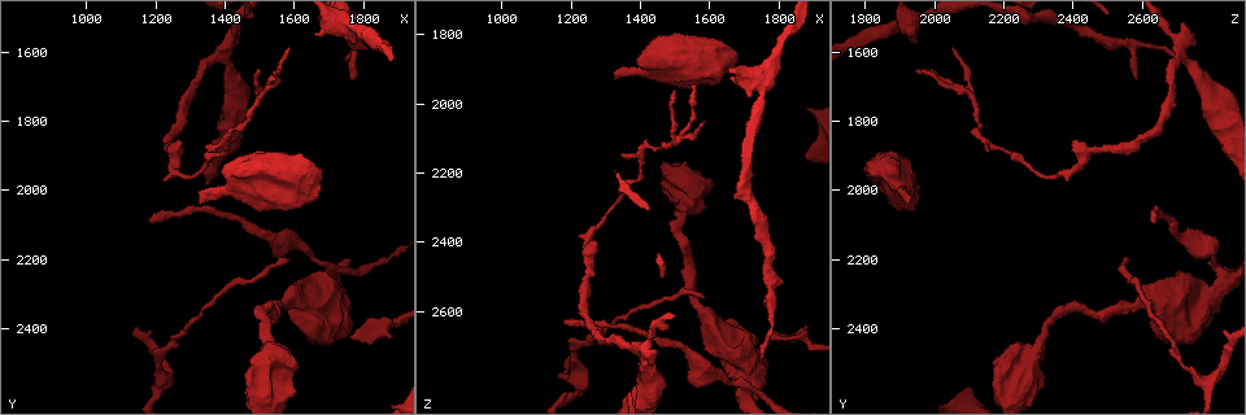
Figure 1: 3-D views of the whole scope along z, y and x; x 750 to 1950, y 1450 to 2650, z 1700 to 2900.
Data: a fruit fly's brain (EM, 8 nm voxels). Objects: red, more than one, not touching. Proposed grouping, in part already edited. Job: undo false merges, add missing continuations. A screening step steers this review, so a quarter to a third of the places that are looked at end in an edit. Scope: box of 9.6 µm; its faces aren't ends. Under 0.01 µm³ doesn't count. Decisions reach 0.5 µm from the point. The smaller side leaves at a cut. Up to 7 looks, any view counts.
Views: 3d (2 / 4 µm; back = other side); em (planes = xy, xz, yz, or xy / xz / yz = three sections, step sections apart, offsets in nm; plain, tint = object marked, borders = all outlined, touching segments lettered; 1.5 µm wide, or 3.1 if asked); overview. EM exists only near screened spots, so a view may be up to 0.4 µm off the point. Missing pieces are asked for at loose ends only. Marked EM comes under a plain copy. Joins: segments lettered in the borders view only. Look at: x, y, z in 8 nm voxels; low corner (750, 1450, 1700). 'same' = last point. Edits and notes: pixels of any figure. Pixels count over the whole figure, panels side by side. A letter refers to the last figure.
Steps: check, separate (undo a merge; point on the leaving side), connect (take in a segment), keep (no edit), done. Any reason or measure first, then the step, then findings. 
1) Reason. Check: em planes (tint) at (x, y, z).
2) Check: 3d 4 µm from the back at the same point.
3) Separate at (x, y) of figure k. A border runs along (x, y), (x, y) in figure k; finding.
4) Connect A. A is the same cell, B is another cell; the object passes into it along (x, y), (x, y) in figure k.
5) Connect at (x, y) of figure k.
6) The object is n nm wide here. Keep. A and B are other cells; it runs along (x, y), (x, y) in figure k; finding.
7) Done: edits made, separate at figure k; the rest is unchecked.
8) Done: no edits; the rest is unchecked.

Free end. Check: 3d 4 µm at (1330, 2040, 1930).

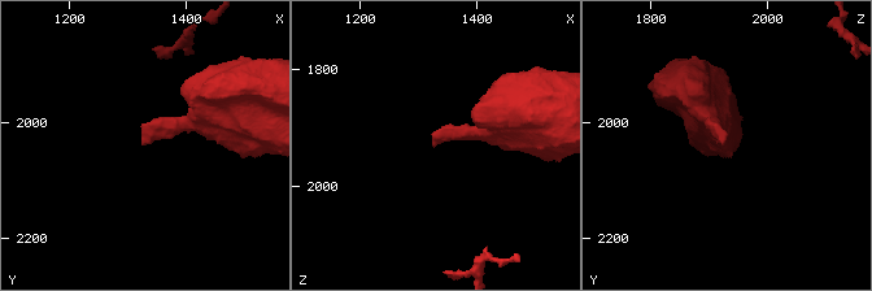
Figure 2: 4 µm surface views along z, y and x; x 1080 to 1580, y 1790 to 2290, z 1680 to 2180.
Now the EM. Check: em xy step 4 (borders) at (1320, 2035, 1925).

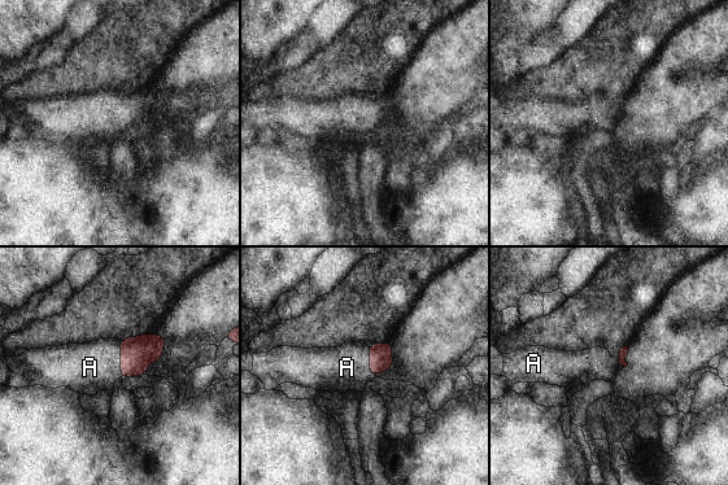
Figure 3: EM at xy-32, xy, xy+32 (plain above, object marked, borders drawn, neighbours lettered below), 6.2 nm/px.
Another direction. Check: em planes (borders) at the same point.

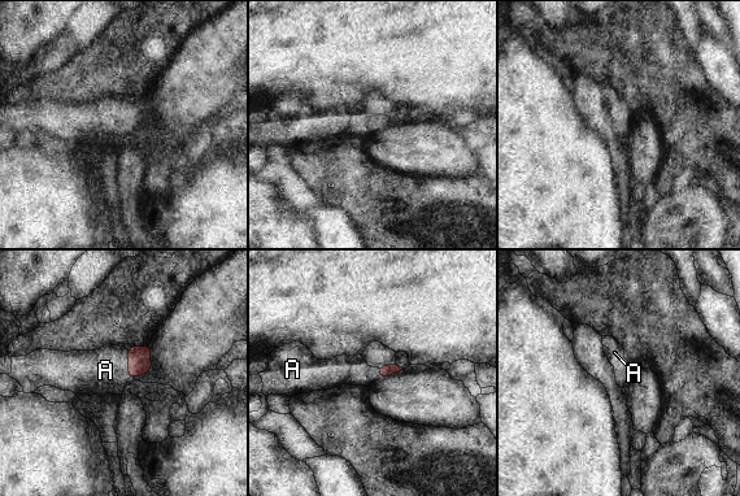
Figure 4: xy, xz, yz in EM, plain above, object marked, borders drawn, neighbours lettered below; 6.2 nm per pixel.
The longest contact is with A, 180 nm. Connect at (105, 370) of figure 4. A is the same cell; the cell continues.

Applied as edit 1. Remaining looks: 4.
Check: em planes (borders) at (1500, 1720, 2100).

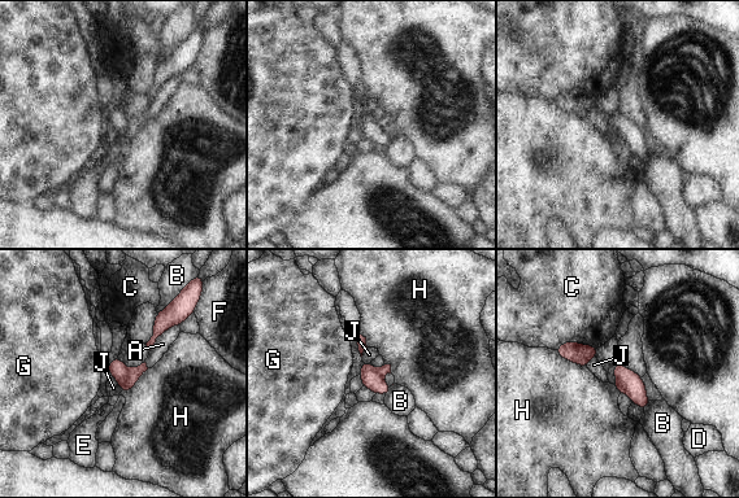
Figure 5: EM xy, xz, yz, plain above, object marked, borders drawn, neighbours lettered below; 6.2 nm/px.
Separate at (133, 374) of figure 5. A, B, C, D, E, F, G, H and J are other cells; a border runs along (129, 368), (127, 378), (120, 385) in figure 5; two cells meet here.

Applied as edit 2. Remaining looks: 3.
Check: overview.

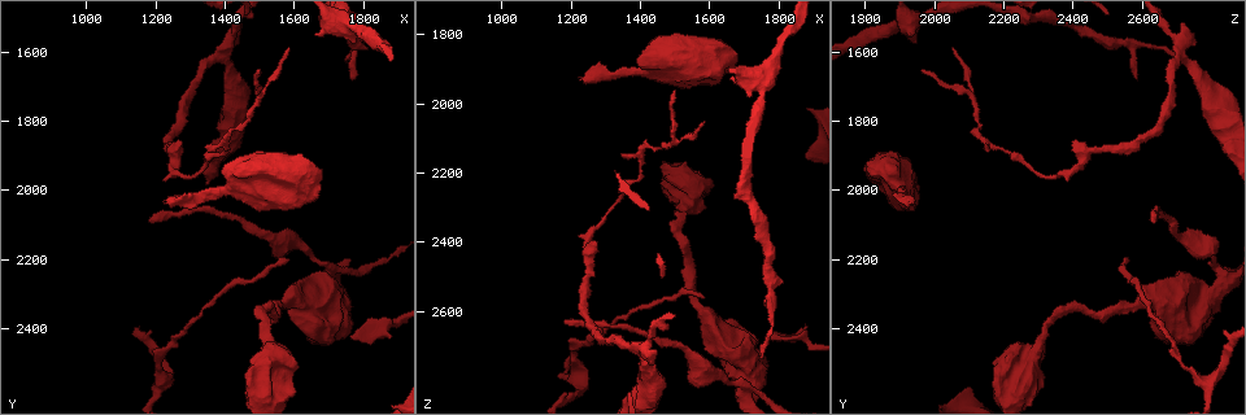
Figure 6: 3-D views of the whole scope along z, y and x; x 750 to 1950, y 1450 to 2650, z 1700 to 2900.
An open end. Check: em planes (borders) at (1750, 1630, 2730).

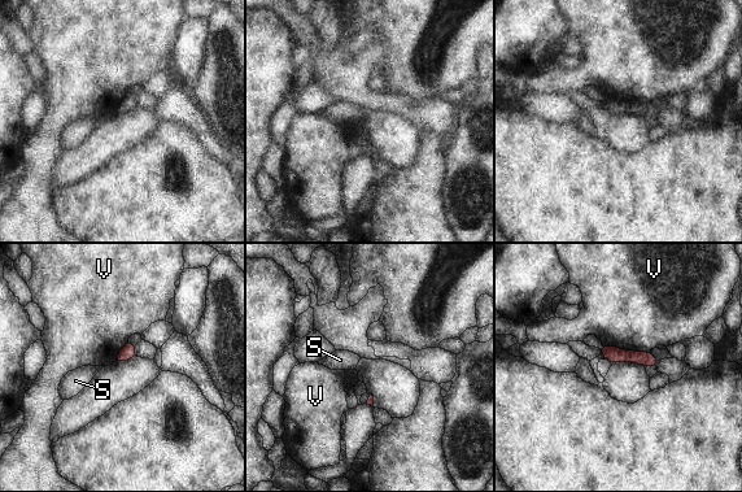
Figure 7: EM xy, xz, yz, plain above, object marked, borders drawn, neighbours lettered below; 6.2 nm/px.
Keep. S and V are other cells; a border runs along (602, 344), (650, 352) in figure 7; none of them fits.

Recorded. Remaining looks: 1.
Done: edits made, connect at figure 4, separate at figure 5; the rest is unchecked.

